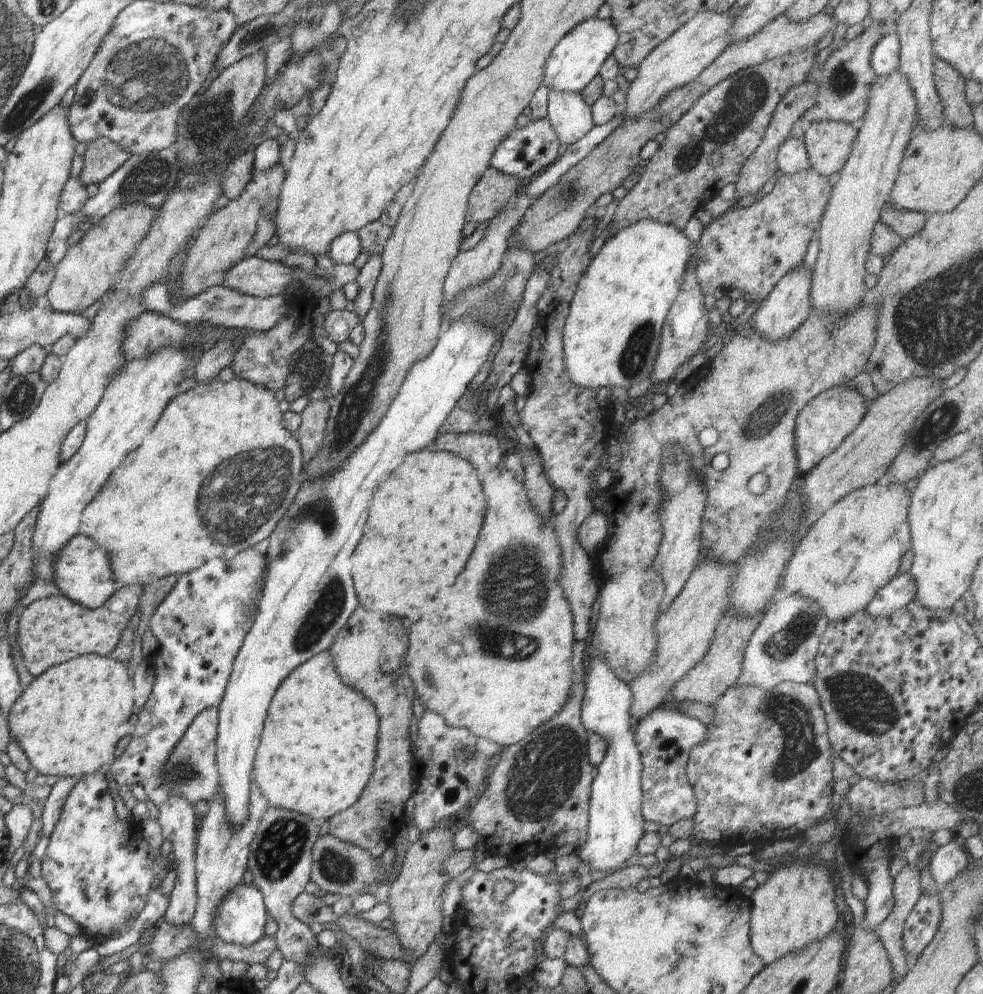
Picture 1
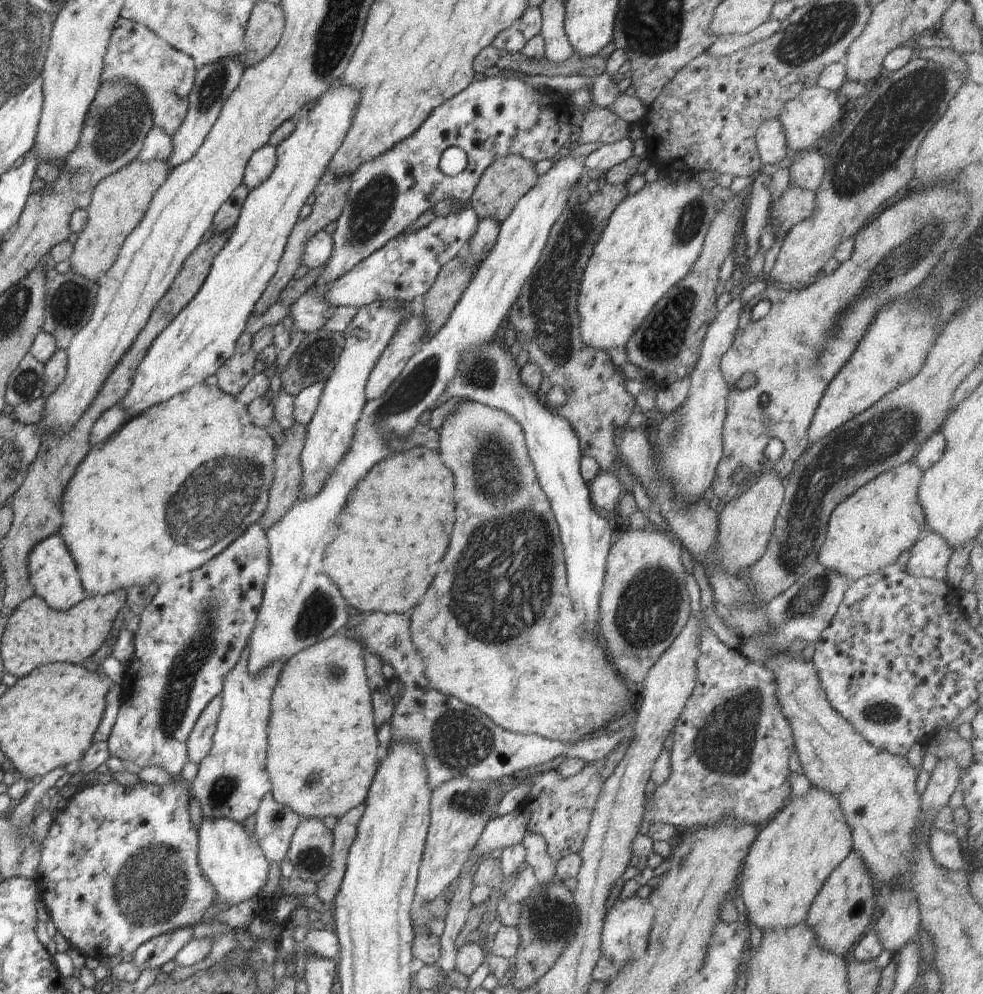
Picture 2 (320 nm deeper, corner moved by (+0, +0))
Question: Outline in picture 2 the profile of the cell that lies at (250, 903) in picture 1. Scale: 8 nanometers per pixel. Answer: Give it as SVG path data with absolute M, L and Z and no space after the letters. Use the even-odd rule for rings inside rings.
M216 816L213 819L202 819L197 836L199 865L203 875L214 887L214 903L228 902L232 907L261 896L262 887L268 880L270 864L254 833L248 834L242 823L228 816Z

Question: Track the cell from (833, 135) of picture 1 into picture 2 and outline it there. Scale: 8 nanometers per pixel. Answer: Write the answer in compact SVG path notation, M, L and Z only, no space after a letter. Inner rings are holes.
M817 84L803 88L803 91L794 98L785 102L777 118L783 124L786 144L791 152L808 151L808 148L819 138L828 137L834 124L839 122L843 115L844 102L835 91L823 89Z

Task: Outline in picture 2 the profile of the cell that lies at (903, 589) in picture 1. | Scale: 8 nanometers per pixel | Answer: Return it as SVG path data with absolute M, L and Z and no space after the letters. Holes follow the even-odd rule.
M929 530L909 550L907 571L914 578L944 581L946 566L953 552L950 543L941 534Z

